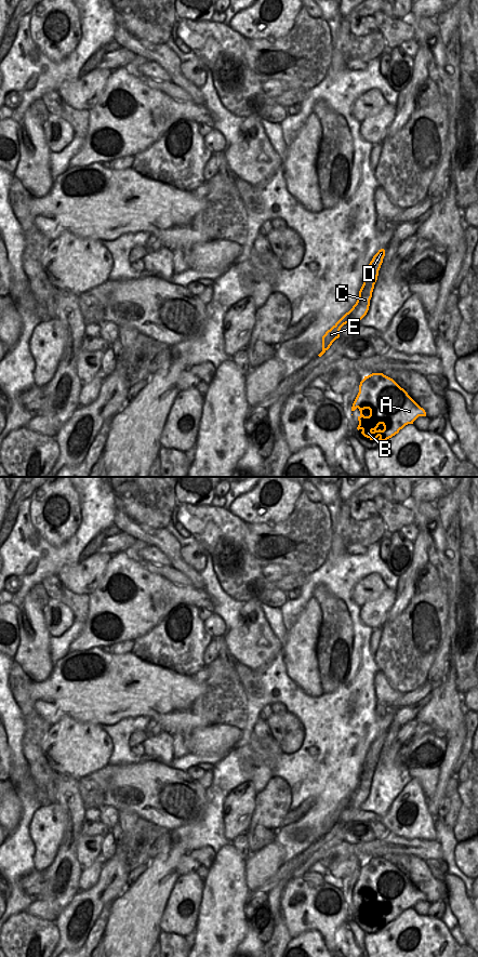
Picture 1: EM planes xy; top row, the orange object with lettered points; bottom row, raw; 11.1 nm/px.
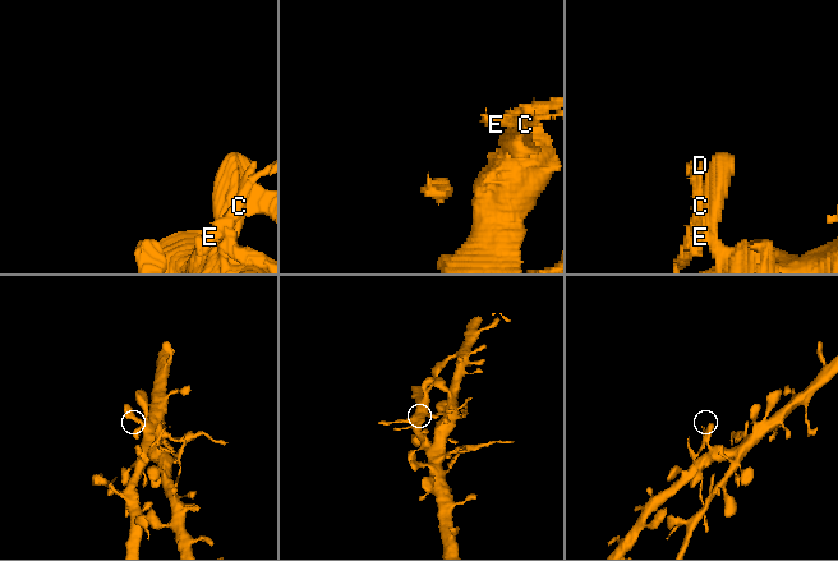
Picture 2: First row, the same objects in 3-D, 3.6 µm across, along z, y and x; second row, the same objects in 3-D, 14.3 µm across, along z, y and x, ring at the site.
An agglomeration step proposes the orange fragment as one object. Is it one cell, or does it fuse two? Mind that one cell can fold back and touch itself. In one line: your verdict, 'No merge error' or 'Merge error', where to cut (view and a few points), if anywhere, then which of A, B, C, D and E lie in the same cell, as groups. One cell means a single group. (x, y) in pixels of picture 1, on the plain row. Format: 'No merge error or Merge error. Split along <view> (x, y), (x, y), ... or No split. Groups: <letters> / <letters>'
Merge error. Split along xy (350, 802), (353, 806). Groups: A B / C D E.

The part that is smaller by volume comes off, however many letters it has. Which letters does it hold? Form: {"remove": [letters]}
{"remove": ["C", "D", "E"]}

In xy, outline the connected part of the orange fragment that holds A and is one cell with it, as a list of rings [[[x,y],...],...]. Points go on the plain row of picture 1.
[[[372,858],[360,866],[351,895],[359,893],[361,918],[370,925],[386,926],[419,901],[426,901],[421,892],[393,863]]]

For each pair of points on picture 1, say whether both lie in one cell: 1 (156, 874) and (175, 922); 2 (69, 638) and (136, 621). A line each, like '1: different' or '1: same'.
1: different
2: different

